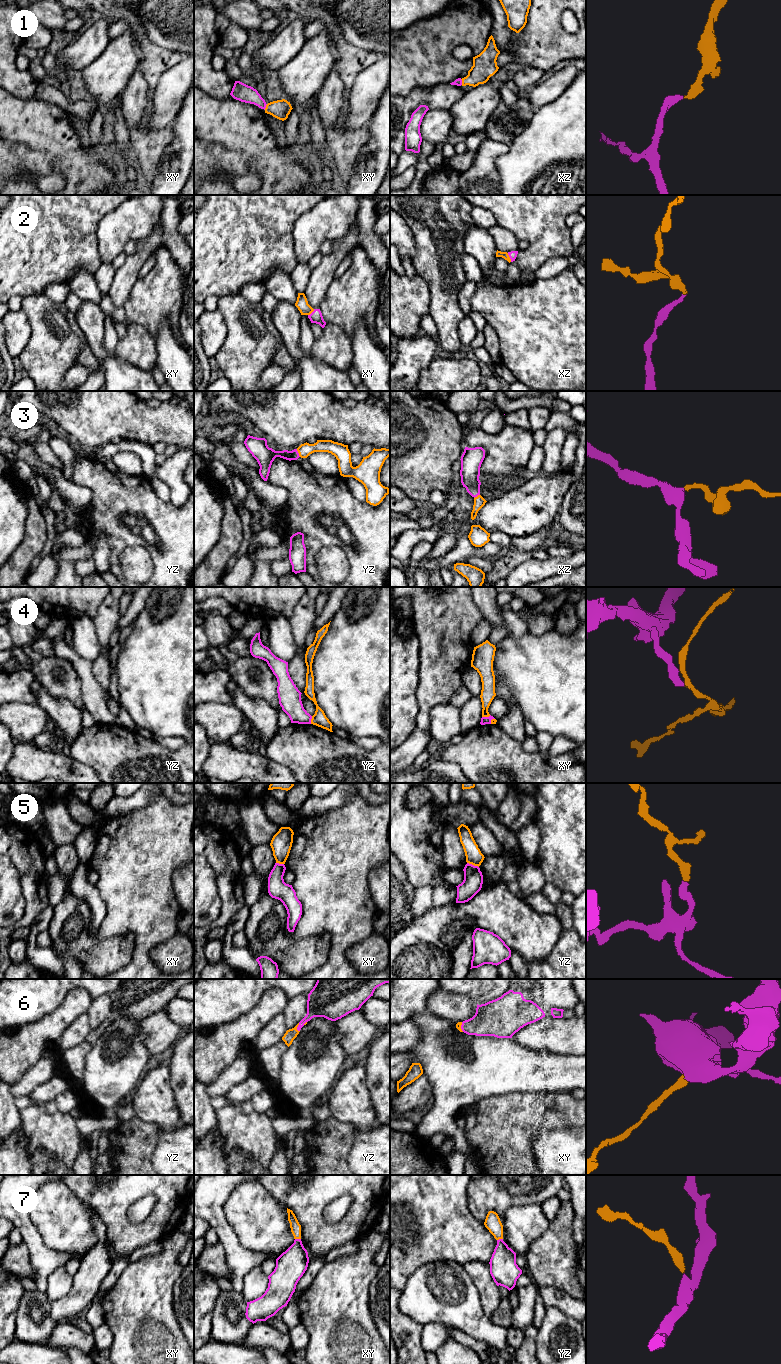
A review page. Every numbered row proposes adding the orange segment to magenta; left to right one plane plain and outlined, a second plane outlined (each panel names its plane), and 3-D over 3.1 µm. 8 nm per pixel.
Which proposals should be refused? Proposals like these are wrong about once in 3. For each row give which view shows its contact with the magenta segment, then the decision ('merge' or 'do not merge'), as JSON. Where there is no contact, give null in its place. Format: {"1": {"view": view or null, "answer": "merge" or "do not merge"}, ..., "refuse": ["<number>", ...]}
{"1": {"view": "xy", "answer": "merge"}, "2": {"view": "xz", "answer": "merge"}, "3": {"view": "yz", "answer": "merge"}, "4": {"view": "xy", "answer": "do not merge"}, "5": {"view": "yz", "answer": "do not merge"}, "6": {"view": "yz", "answer": "merge"}, "7": {"view": "xy", "answer": "merge"}, "refuse": ["4", "5"]}

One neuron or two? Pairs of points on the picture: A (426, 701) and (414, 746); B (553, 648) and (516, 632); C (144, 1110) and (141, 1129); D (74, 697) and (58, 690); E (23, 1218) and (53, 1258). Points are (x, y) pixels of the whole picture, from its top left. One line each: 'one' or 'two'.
A: two
B: two
C: two
D: one
E: one

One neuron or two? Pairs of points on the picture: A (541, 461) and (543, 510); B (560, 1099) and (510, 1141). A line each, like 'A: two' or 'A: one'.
A: two
B: one

